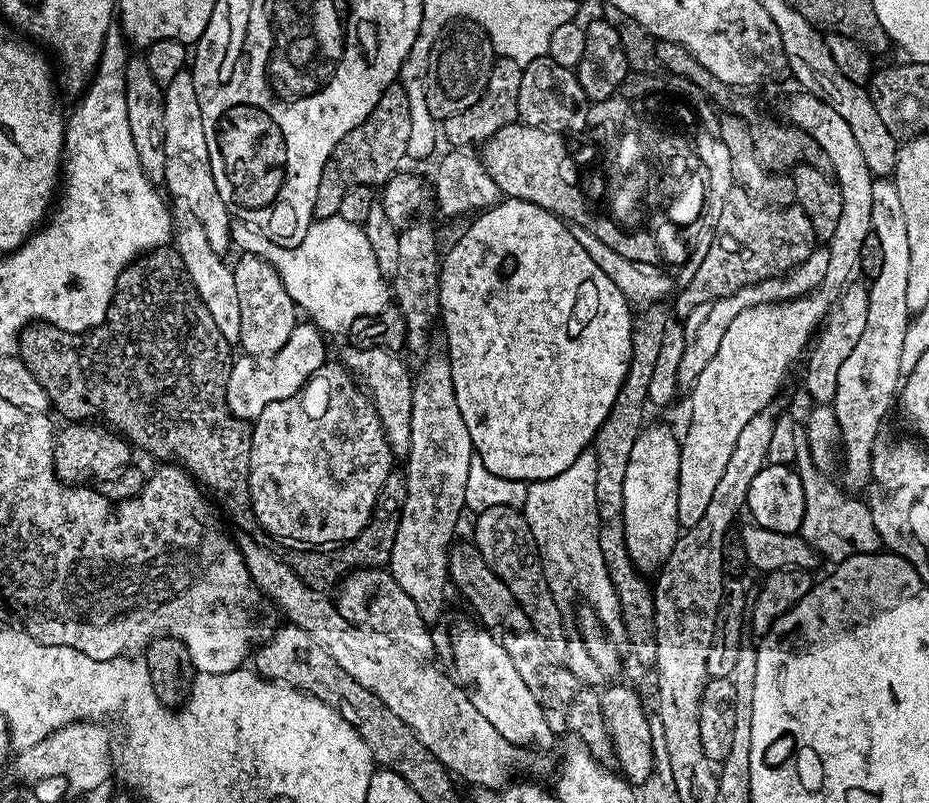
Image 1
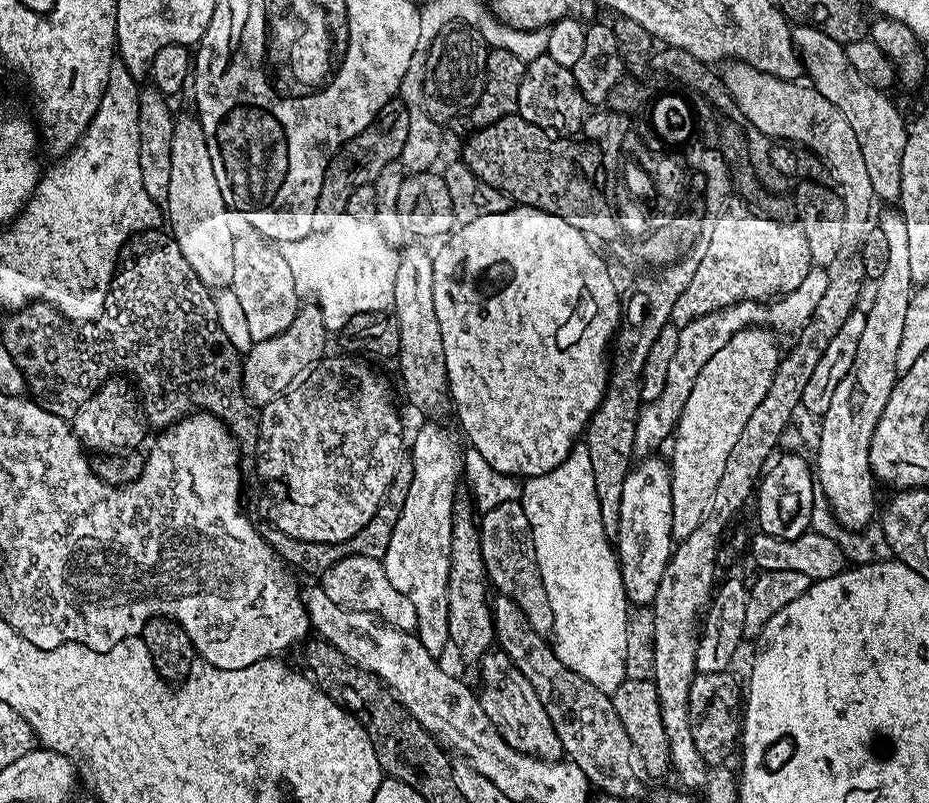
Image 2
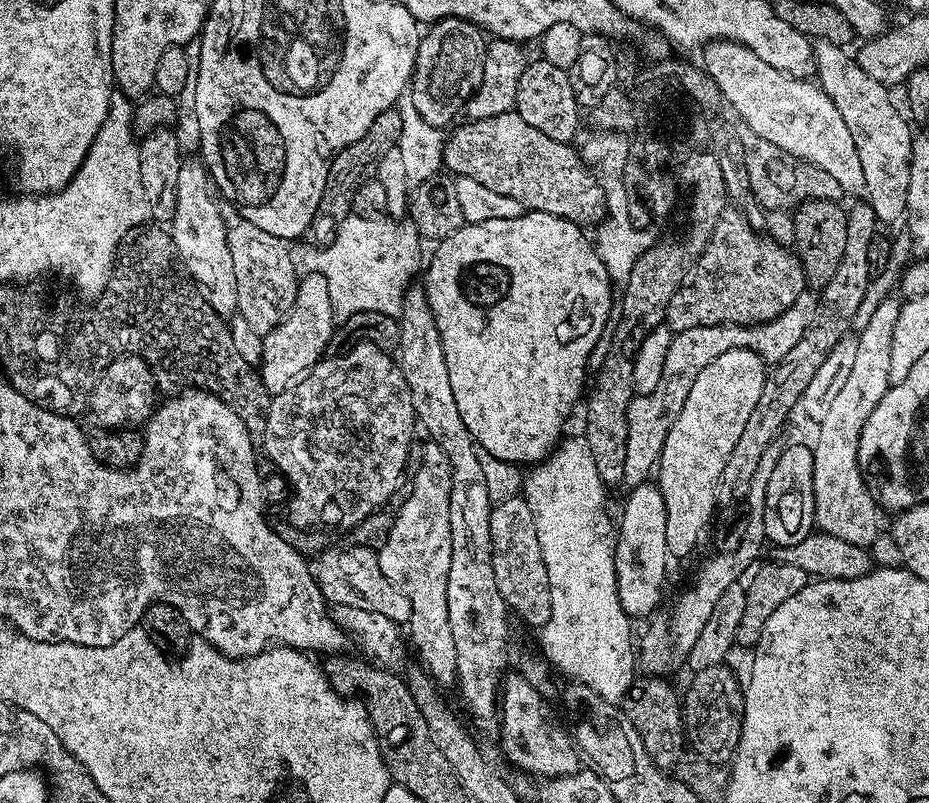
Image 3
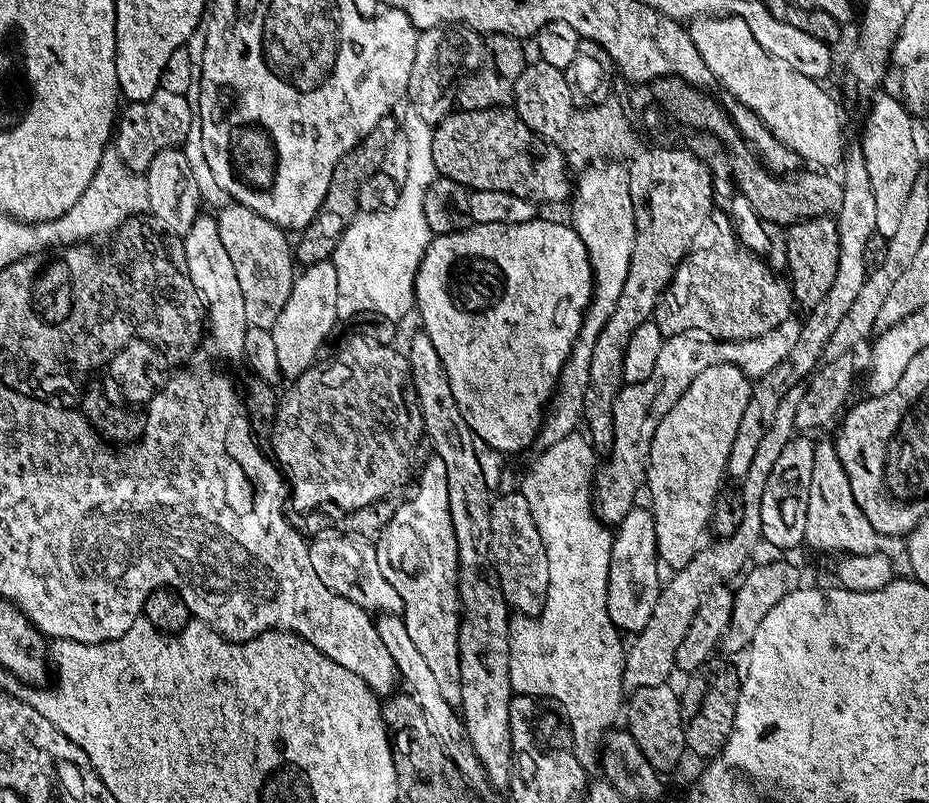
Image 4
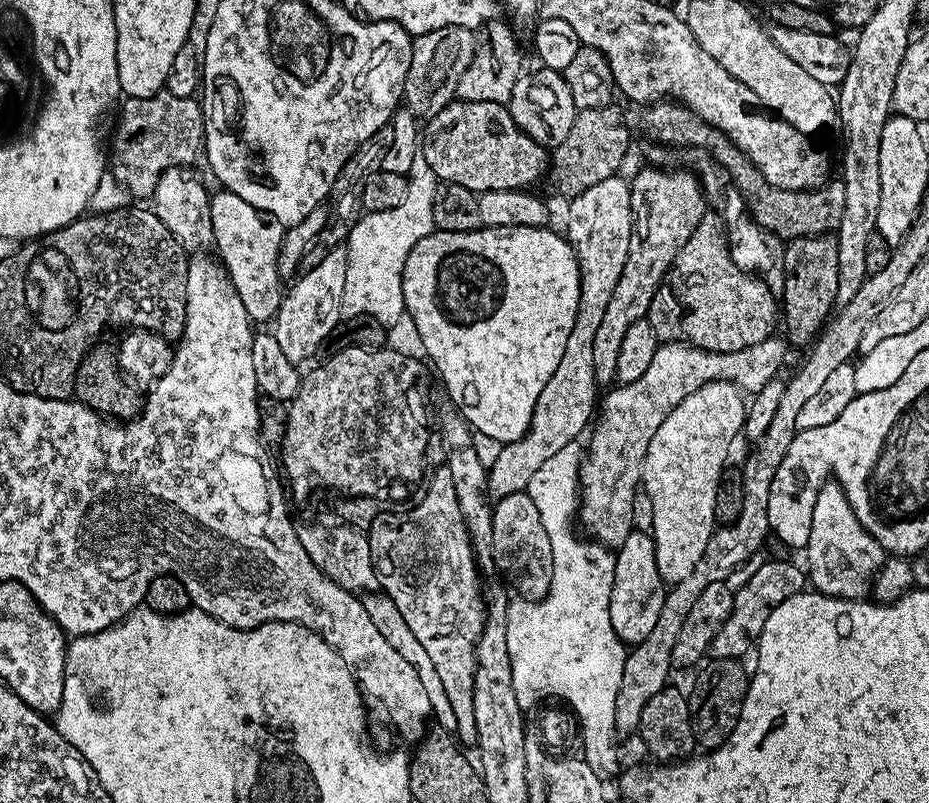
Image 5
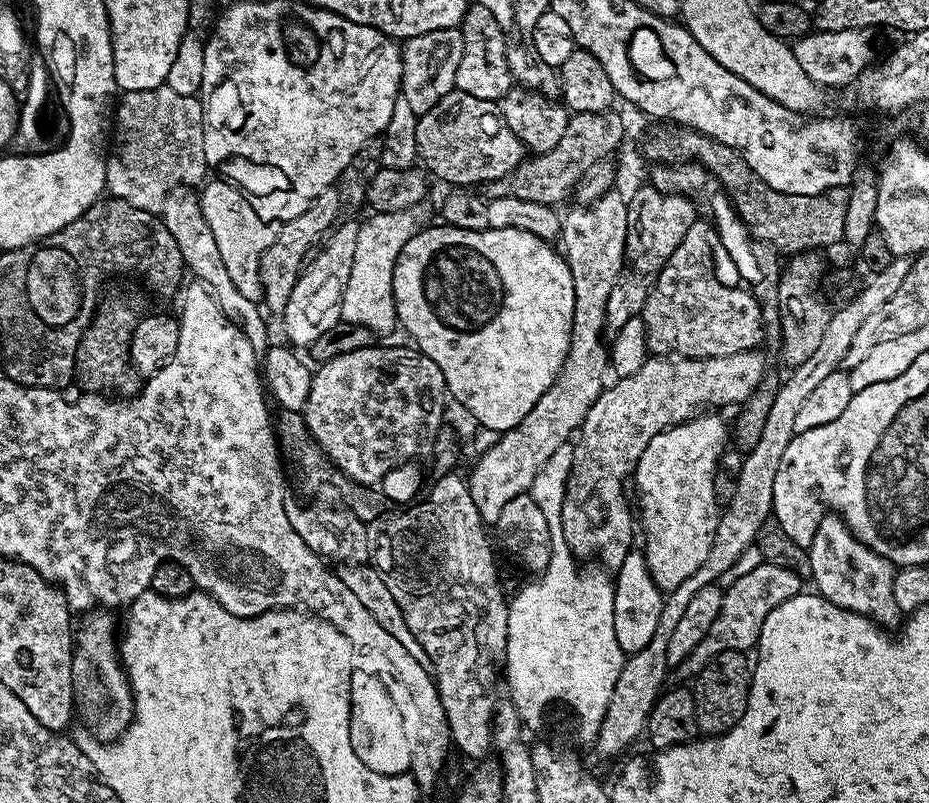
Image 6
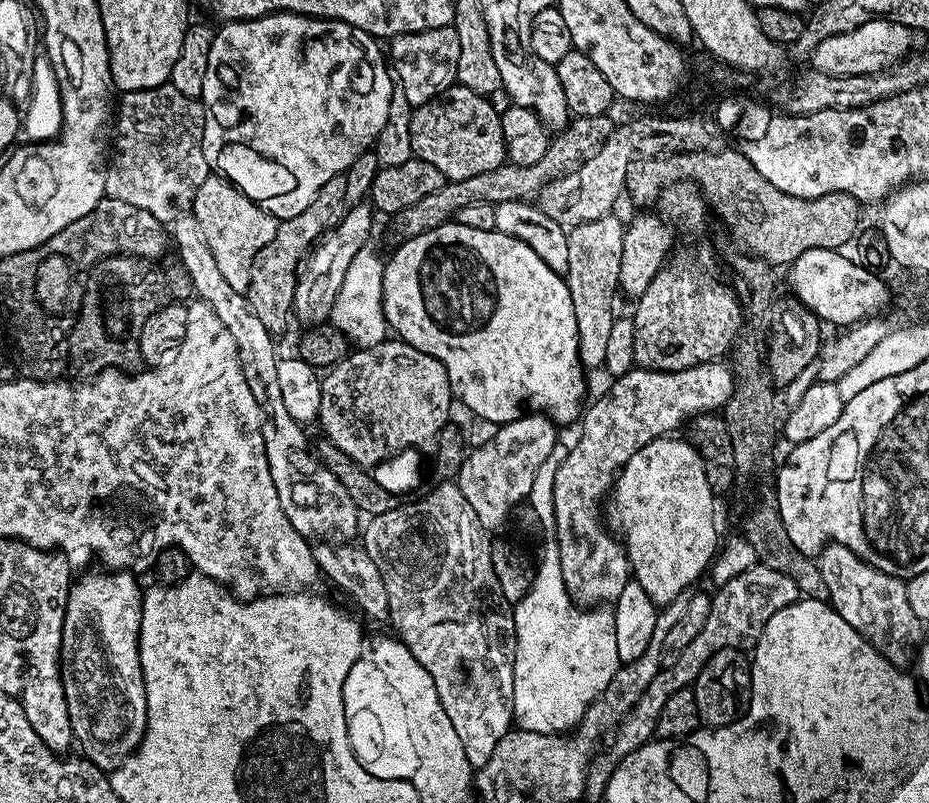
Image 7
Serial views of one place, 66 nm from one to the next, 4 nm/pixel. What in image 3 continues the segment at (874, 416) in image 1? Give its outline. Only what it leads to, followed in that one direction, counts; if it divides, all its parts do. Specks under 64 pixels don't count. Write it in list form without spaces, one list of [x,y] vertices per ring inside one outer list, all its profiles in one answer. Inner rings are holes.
[[[899,299],[883,300],[878,310],[874,310],[870,322],[859,329],[856,336],[858,355],[854,358],[854,367],[850,369],[842,391],[834,398],[826,418],[818,421],[817,428],[820,429],[816,432],[816,444],[811,445],[815,527],[859,548],[868,548],[882,533],[882,512],[860,469],[858,446],[866,418],[870,418],[874,406],[882,402],[890,387],[890,346],[894,344],[894,326],[898,322],[900,305]]]

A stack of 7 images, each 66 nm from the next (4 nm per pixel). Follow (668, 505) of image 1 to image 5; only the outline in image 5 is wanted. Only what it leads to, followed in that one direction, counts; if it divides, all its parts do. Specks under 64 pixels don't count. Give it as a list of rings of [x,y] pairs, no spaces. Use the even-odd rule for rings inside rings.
[[[633,530],[630,538],[615,549],[614,586],[610,590],[610,626],[614,626],[614,634],[628,646],[650,638],[650,630],[654,630],[658,614],[662,614],[666,595],[665,582],[658,574],[655,539],[640,531]]]

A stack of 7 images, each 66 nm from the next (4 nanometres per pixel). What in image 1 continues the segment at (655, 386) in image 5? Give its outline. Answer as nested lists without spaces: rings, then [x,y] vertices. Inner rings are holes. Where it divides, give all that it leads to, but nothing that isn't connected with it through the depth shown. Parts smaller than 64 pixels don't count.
[[[813,247],[810,258],[798,266],[794,266],[791,272],[785,272],[782,278],[762,280],[758,284],[753,284],[750,288],[740,288],[734,294],[726,298],[718,298],[710,302],[702,302],[689,314],[683,317],[684,333],[686,334],[686,351],[682,354],[682,363],[678,366],[678,386],[681,390],[691,390],[698,382],[698,374],[706,370],[706,365],[710,363],[710,358],[718,354],[718,346],[722,346],[722,338],[726,335],[726,329],[730,322],[742,314],[750,306],[759,304],[779,304],[781,300],[793,300],[799,296],[806,296],[815,288],[820,286],[822,278],[826,278],[826,270],[830,267],[830,254],[827,247]]]

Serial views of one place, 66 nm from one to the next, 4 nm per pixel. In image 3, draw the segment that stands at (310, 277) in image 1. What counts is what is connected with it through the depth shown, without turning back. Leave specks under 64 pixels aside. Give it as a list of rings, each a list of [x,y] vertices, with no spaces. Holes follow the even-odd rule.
[[[349,214],[339,221],[332,244],[316,252],[310,268],[326,278],[337,321],[346,322],[359,312],[381,312],[382,315],[399,317],[404,293],[413,283],[412,275],[422,268],[421,233],[415,227],[407,228],[400,223],[404,222]]]

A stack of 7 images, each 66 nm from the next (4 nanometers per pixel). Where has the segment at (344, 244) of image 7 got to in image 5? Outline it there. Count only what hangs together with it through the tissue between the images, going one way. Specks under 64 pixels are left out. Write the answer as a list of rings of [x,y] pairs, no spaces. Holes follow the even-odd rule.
[[[343,247],[332,248],[304,277],[301,275],[293,288],[289,287],[285,291],[284,299],[280,302],[280,308],[276,312],[274,321],[274,335],[278,346],[282,346],[282,354],[286,354],[286,358],[290,358],[290,362],[294,365],[303,365],[303,360],[308,360],[317,351],[321,351],[324,339],[330,334],[330,330],[334,330],[336,325],[342,319],[342,294],[346,290],[346,262],[348,261],[348,253]]]

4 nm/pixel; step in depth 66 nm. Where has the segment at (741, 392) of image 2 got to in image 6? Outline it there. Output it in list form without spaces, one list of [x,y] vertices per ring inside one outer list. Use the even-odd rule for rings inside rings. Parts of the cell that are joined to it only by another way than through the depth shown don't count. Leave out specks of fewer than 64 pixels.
[[[697,414],[692,419],[685,420],[682,424],[675,424],[665,432],[654,434],[654,438],[650,438],[650,446],[646,446],[646,450],[642,450],[642,458],[638,458],[636,463],[634,484],[636,480],[636,488],[640,491],[640,512],[644,515],[644,545],[642,545],[642,551],[654,582],[659,586],[660,591],[665,594],[672,592],[678,586],[682,586],[682,582],[686,582],[686,578],[690,578],[690,574],[694,574],[694,570],[698,570],[698,566],[702,566],[702,562],[706,562],[706,554],[710,554],[710,542],[714,542],[714,530],[720,521],[721,509],[714,498],[714,474],[716,473],[716,461],[726,450],[727,444],[724,443],[727,442],[728,436],[730,440],[730,428],[729,425],[728,428],[724,425],[722,417],[704,415],[708,414]]]

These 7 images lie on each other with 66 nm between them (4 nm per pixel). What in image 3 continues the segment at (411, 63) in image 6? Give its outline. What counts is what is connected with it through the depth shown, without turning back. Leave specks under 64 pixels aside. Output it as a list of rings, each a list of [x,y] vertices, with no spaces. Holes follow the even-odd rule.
[[[447,16],[445,20],[435,21],[432,28],[420,37],[418,54],[416,55],[416,69],[412,72],[410,81],[410,95],[418,114],[430,122],[430,126],[441,130],[447,129],[447,124],[464,111],[464,103],[473,96],[482,82],[484,69],[484,55],[488,49],[486,36],[471,20],[459,20],[457,16]]]

